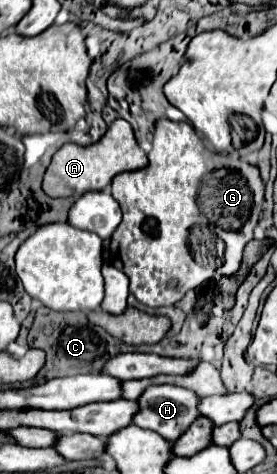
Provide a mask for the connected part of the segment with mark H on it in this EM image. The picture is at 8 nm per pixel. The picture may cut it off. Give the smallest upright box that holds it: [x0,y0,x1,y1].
[133,384,199,442]

